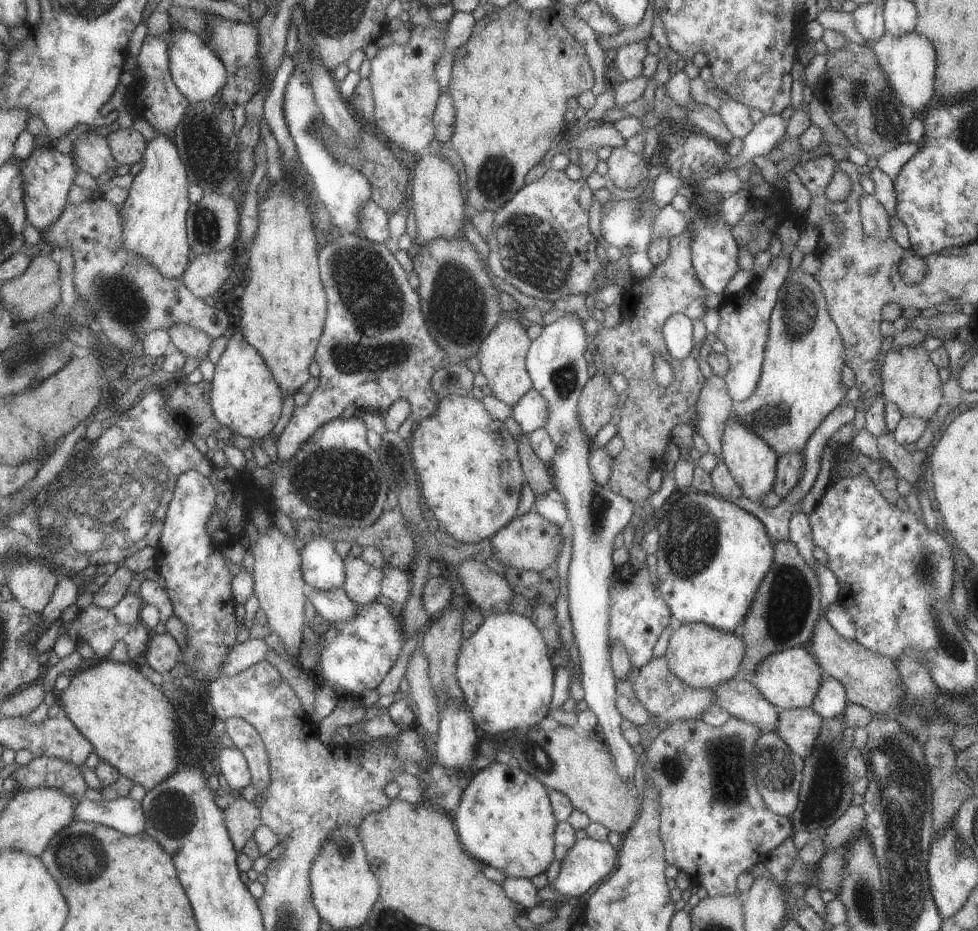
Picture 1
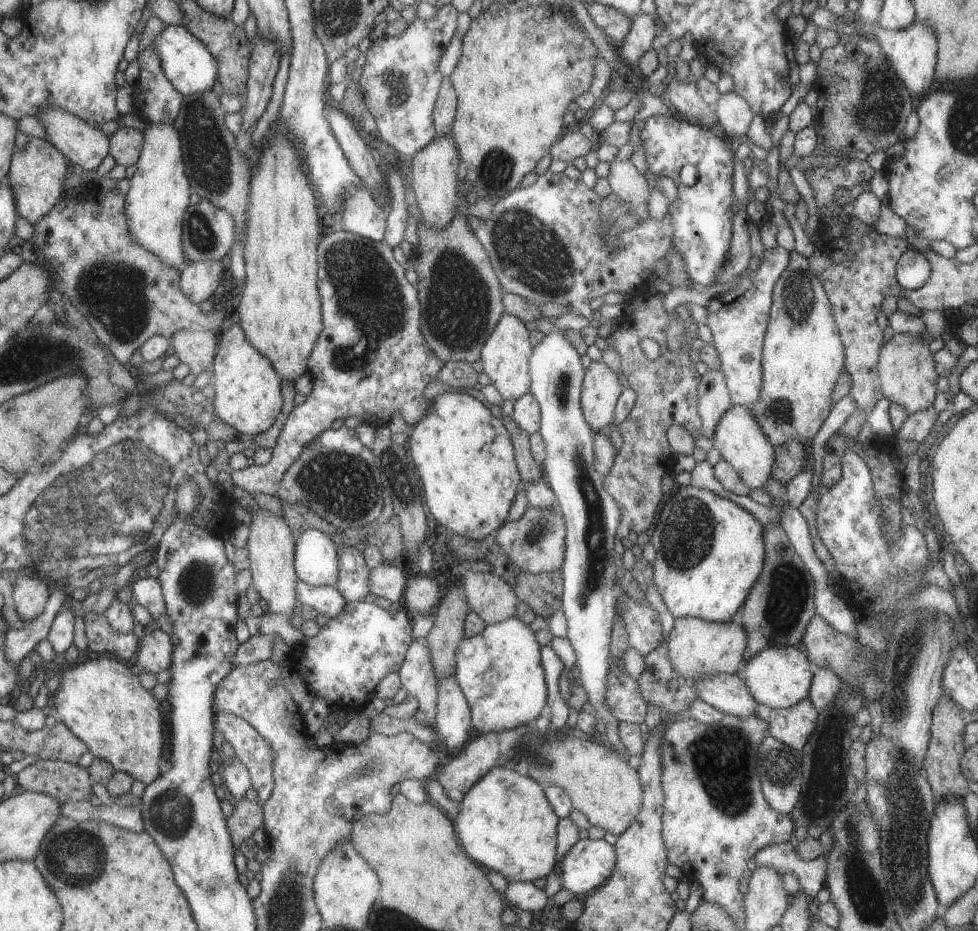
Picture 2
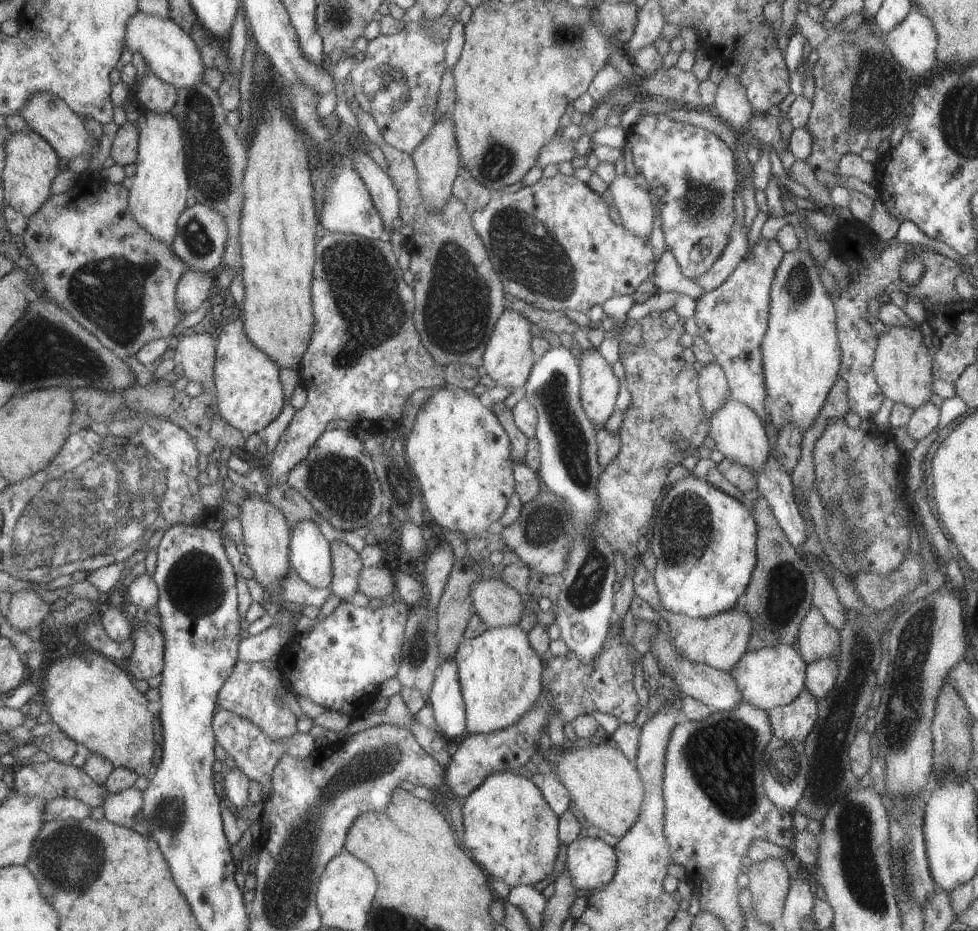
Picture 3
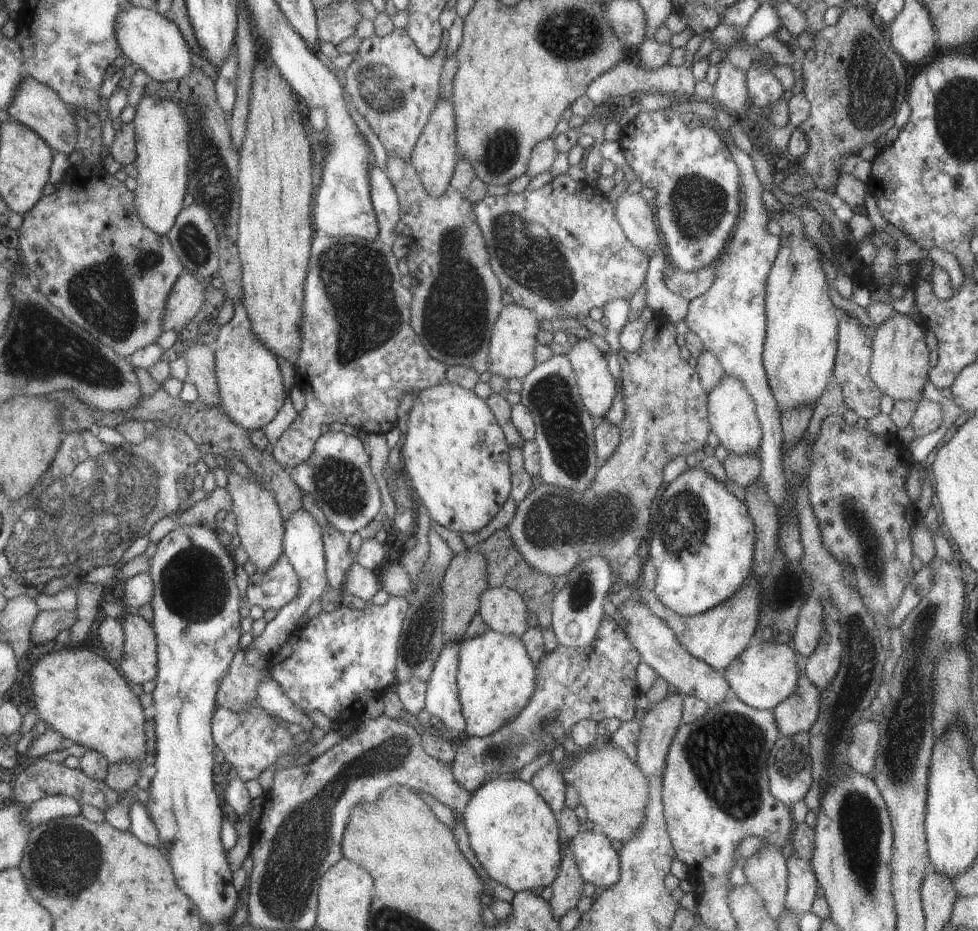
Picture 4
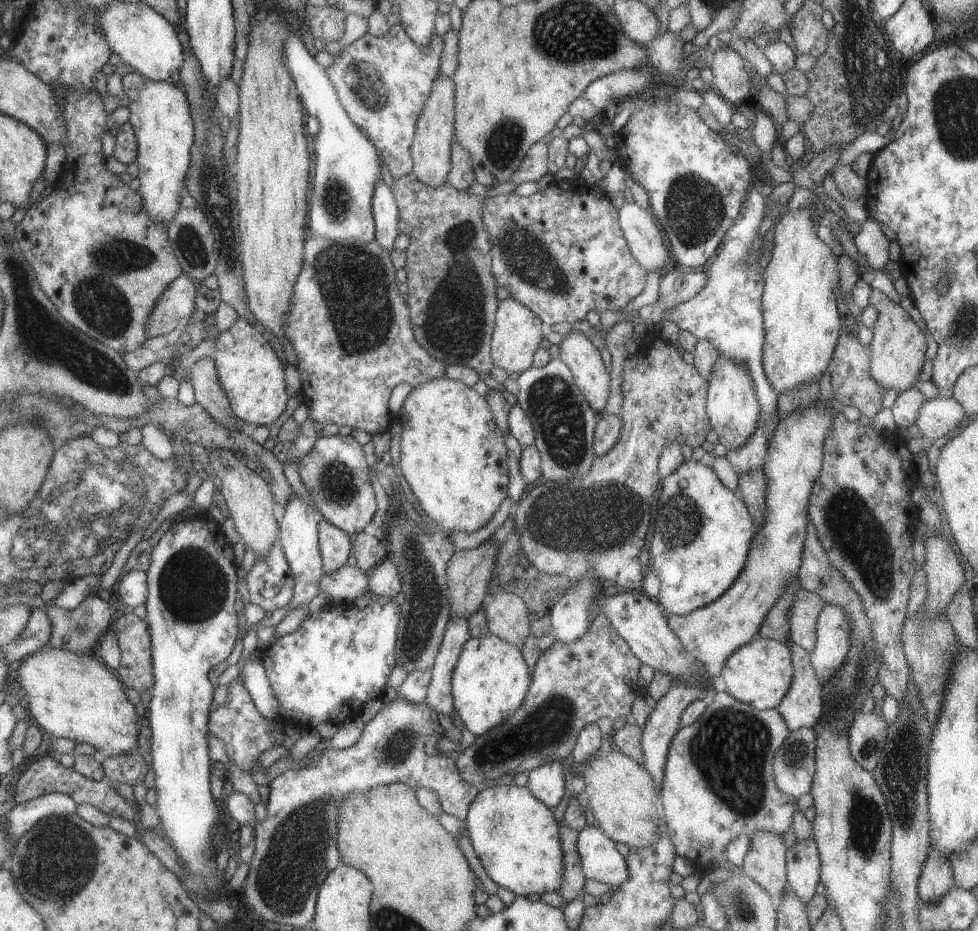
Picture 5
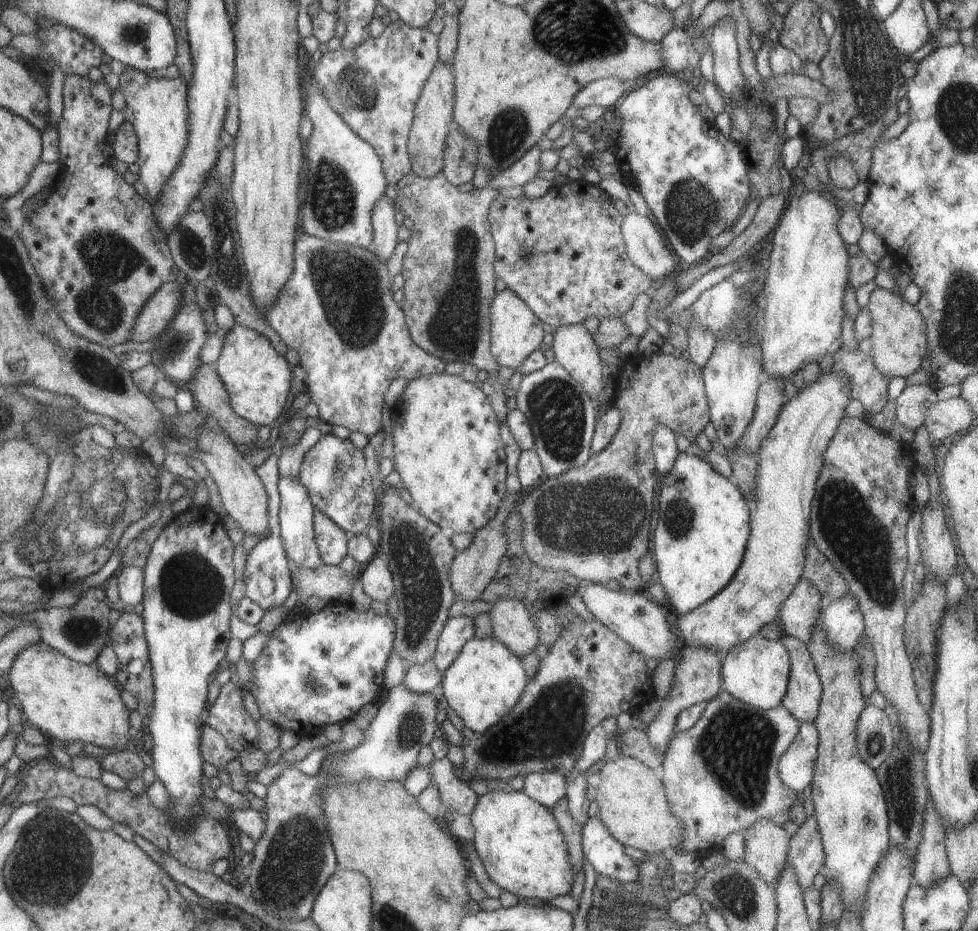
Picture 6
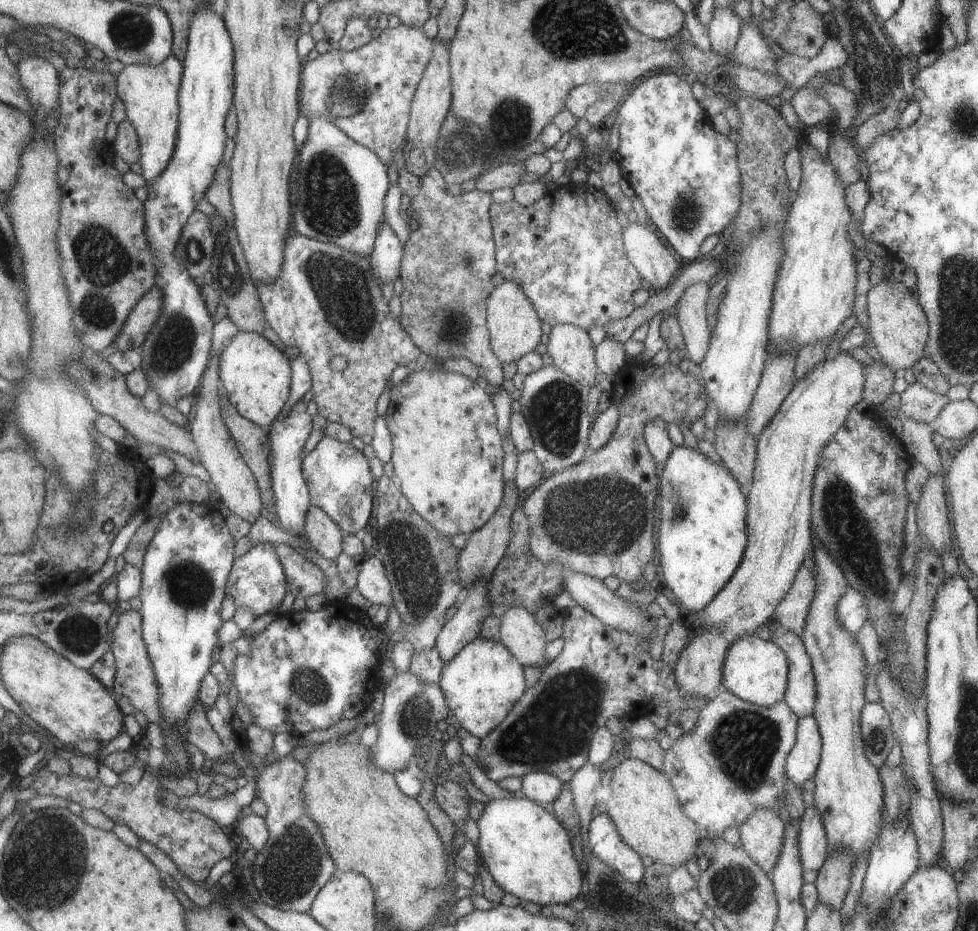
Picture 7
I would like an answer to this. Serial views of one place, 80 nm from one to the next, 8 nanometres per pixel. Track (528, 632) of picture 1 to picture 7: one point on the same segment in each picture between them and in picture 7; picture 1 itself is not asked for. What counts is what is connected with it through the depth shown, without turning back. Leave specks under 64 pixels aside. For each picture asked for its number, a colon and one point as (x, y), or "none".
2: (499, 671)
3: (499, 673)
4: (495, 678)
5: (489, 681)
6: (484, 681)
7: (480, 684)

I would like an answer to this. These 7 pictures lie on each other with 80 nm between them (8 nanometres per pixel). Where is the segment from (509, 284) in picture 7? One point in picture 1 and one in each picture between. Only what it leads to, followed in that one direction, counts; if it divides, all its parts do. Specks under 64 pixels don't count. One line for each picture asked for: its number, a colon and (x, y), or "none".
1: (502, 355)
2: (504, 357)
3: (507, 358)
4: (511, 351)
5: (516, 334)
6: (515, 331)

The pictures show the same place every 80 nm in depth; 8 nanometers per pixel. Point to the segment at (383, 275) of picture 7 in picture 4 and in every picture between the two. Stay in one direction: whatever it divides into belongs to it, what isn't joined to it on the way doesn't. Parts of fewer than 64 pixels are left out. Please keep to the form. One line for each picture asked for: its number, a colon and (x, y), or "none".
4: (384, 200)
5: (384, 210)
6: (384, 230)

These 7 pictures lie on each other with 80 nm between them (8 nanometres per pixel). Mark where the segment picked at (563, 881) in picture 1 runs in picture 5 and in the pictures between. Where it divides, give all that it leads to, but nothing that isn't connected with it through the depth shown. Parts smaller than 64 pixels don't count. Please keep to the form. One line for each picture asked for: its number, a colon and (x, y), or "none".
2: (588, 863)
3: (590, 862)
4: (597, 862)
5: (599, 860)

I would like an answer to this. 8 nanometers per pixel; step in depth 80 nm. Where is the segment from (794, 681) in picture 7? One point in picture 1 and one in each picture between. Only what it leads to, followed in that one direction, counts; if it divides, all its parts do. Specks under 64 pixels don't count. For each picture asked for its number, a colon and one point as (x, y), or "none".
1: (798, 728)
2: (792, 726)
3: (791, 722)
4: (796, 713)
5: (802, 706)
6: (801, 698)

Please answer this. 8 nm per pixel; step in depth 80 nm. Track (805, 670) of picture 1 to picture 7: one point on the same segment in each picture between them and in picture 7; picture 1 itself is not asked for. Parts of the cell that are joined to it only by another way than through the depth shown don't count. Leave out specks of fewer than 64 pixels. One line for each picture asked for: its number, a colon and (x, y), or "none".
2: (777, 677)
3: (768, 677)
4: (764, 673)
5: (759, 673)
6: (755, 671)
7: (755, 670)

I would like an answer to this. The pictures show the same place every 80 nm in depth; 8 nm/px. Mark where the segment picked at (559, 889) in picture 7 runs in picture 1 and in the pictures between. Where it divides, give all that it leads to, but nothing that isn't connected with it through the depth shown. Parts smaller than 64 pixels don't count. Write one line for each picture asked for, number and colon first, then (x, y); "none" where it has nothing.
1: (503, 819)
2: (504, 823)
3: (509, 830)
4: (512, 832)
5: (515, 836)
6: (518, 840)

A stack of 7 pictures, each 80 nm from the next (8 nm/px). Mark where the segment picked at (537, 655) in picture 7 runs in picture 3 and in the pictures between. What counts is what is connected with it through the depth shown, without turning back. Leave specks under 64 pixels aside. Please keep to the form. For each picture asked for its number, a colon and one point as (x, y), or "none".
3: (497, 605)
4: (502, 610)
5: (507, 617)
6: (512, 626)

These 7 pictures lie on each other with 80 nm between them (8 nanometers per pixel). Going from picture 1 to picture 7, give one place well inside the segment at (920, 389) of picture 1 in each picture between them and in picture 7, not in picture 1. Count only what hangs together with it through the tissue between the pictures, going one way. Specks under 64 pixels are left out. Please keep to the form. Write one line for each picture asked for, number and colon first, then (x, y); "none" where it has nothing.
2: (905, 367)
3: (902, 365)
4: (899, 362)
5: (897, 346)
6: (898, 337)
7: (897, 325)

